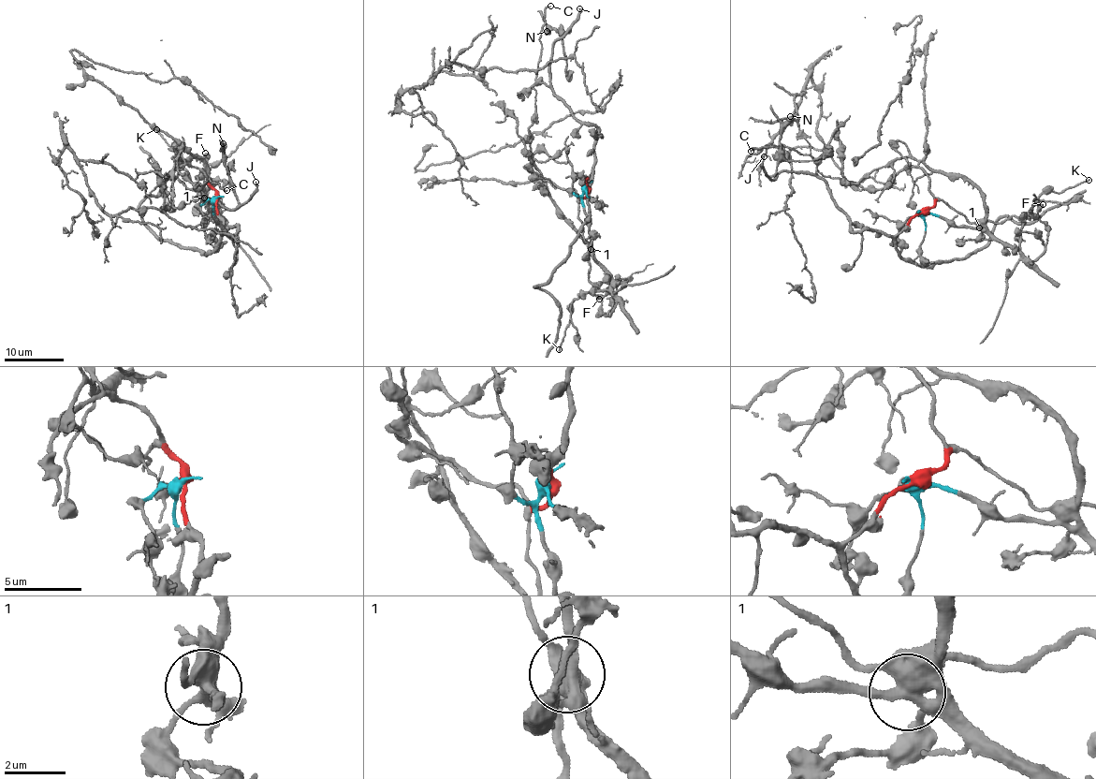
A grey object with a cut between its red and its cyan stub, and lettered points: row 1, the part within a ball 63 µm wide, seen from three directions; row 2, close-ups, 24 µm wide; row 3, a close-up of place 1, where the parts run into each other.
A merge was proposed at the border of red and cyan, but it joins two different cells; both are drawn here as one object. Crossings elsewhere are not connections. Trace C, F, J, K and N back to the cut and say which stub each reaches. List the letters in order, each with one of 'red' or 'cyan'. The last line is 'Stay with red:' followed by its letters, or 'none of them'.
C: red
F: cyan
J: red
K: cyan
N: red
Stay with red: C, J, N

